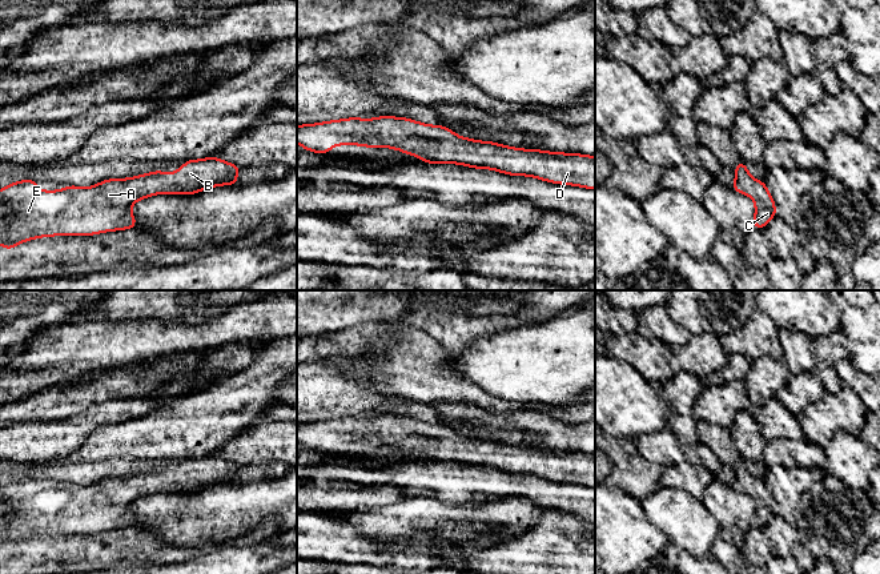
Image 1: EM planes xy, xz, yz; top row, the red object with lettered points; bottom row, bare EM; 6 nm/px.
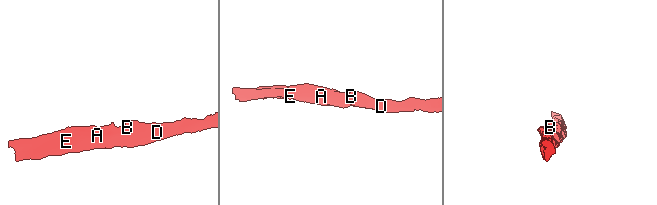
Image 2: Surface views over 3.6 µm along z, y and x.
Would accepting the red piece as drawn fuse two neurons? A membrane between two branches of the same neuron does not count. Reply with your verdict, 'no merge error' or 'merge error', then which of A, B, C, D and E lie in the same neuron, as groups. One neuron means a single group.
no merge error; A B C D E

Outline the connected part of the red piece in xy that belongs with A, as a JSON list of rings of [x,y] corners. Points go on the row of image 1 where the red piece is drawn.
[[[214,156],[186,160],[172,173],[154,170],[130,178],[104,180],[88,188],[69,185],[60,190],[39,190],[39,181],[21,180],[0,190],[0,245],[11,250],[17,244],[51,236],[91,236],[121,229],[136,229],[130,206],[149,196],[194,194],[208,188],[236,185],[241,166]]]

